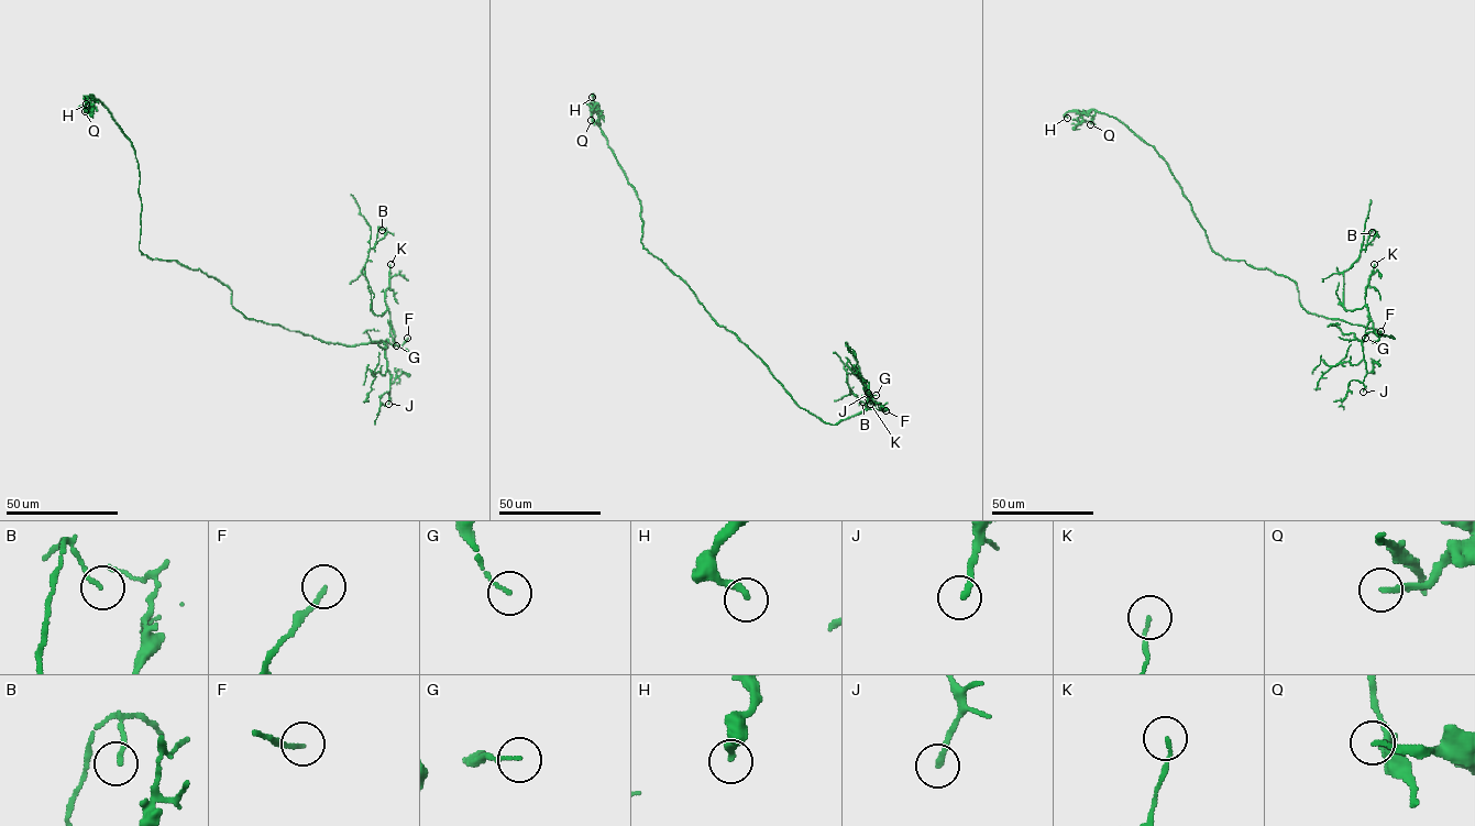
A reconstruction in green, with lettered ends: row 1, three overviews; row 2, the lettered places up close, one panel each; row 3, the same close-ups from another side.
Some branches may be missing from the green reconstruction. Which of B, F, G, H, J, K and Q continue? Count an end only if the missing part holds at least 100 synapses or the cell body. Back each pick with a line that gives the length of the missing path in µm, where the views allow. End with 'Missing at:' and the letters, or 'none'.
Missing at: none

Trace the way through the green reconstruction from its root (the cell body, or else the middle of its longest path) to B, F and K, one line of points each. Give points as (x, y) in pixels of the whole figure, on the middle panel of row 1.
B: (725, 329), (801, 407), (826, 422), (837, 425), (874, 408), (861, 378), (847, 373), (849, 387), (862, 402)
F: (725, 329), (761, 360), (801, 407), (826, 422), (837, 425), (867, 409), (885, 410)
K: (725, 329), (761, 360), (801, 407), (826, 422), (837, 425), (874, 408), (866, 395), (870, 404)

